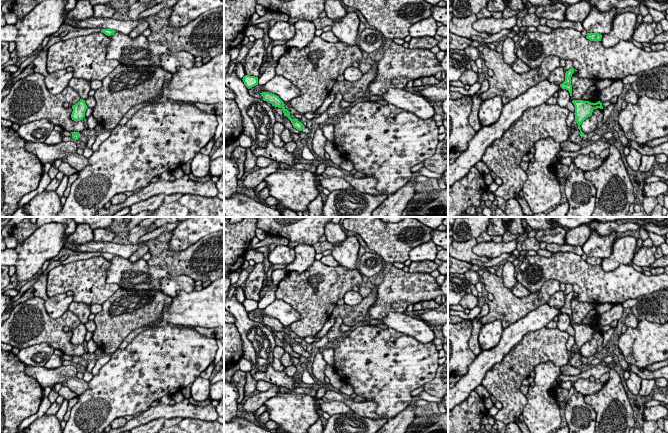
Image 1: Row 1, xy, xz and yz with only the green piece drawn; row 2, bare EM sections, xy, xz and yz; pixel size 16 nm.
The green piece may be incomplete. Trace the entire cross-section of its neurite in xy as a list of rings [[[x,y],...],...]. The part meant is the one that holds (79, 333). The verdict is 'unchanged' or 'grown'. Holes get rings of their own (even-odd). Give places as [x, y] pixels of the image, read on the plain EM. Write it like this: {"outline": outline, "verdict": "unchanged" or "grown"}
{"outline": [[[80,323],[78,327],[72,330],[72,333],[73,333],[72,338],[71,338],[72,344],[74,345],[83,344],[83,342],[85,341],[85,336],[87,332],[88,331],[85,327],[85,324]]], "verdict": "unchanged"}

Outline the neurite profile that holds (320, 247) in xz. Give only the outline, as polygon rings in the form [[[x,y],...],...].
[[[327,240],[324,242],[317,242],[312,245],[313,248],[315,249],[316,254],[318,253],[323,253],[326,250],[332,250],[334,245]]]

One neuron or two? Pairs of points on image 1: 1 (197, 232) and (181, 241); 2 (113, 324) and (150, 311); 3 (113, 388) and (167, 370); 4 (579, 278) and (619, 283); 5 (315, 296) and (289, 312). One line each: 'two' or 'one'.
1: one
2: one
3: one
4: one
5: two

